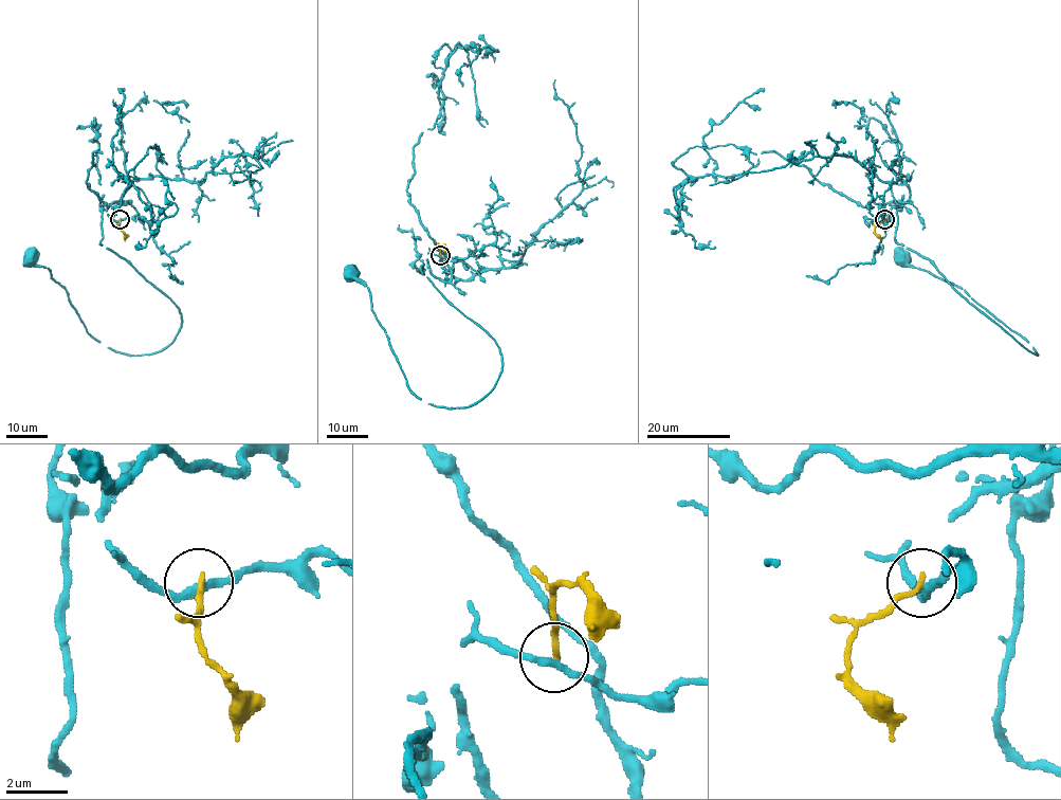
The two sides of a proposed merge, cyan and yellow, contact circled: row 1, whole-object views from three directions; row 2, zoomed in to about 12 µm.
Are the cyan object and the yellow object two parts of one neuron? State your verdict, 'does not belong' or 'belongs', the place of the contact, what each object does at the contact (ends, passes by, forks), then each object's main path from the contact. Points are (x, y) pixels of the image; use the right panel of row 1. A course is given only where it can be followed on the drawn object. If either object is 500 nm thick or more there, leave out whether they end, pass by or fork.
does not belong | (884, 219) | cyan passes by | yellow ends | cyan via (884, 220), (897, 207), (895, 240), (925, 256), (1037, 356), (962, 289), (901, 258) | yellow via (884, 219), (875, 228), (881, 241)

